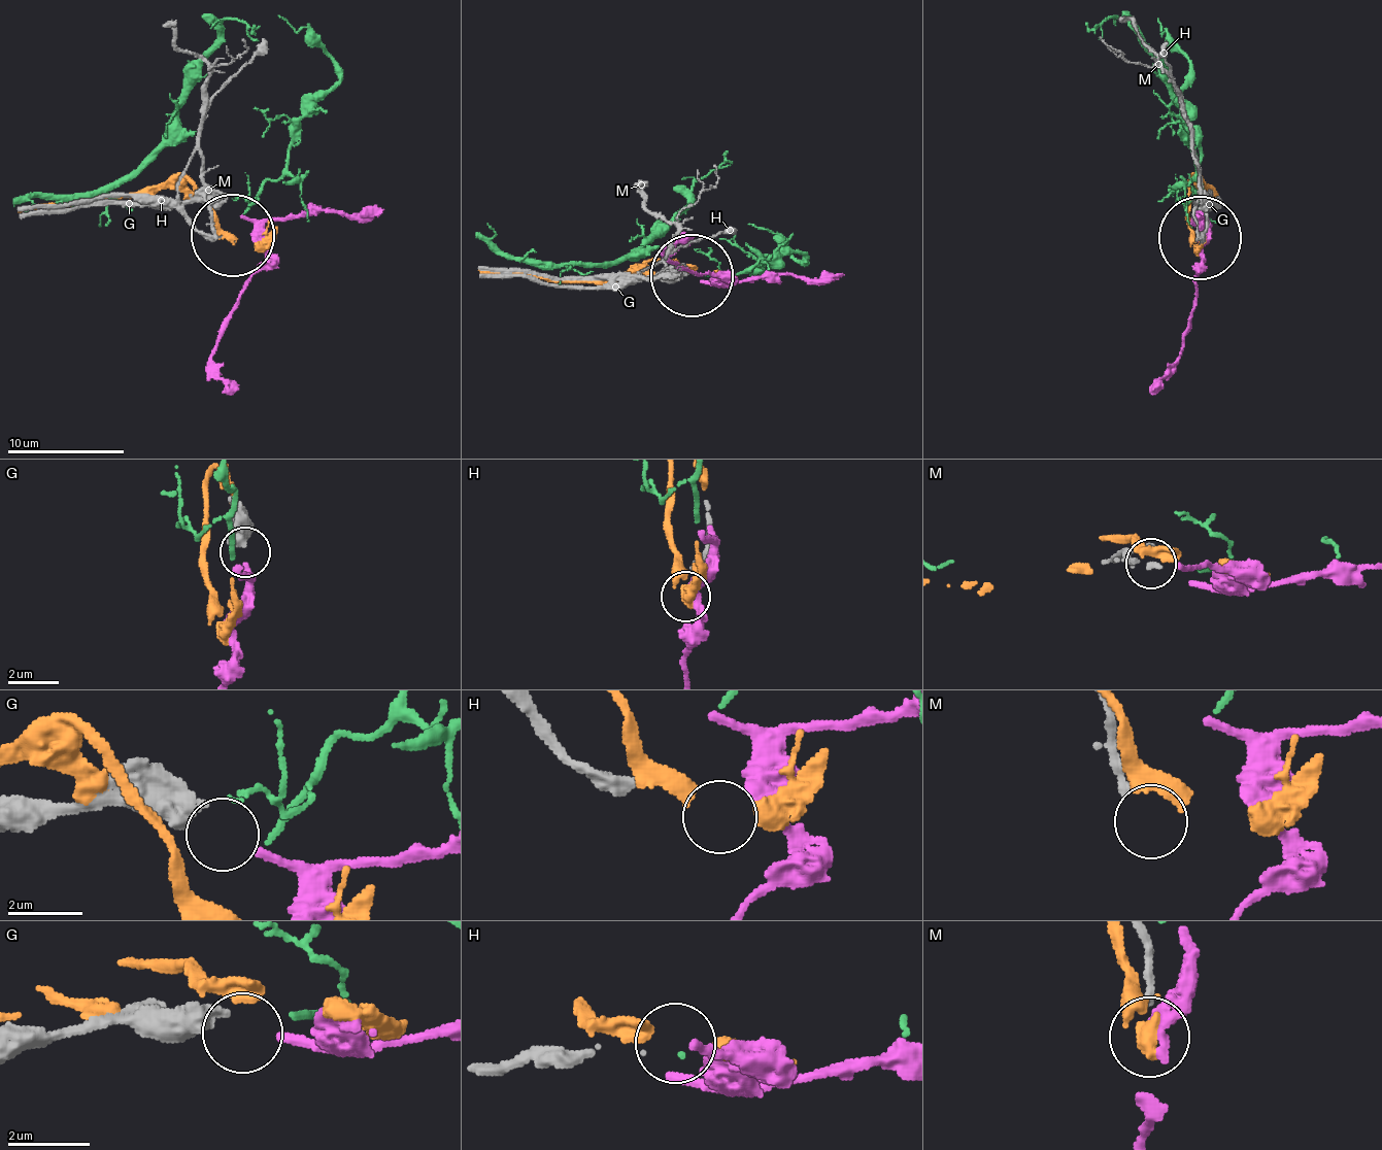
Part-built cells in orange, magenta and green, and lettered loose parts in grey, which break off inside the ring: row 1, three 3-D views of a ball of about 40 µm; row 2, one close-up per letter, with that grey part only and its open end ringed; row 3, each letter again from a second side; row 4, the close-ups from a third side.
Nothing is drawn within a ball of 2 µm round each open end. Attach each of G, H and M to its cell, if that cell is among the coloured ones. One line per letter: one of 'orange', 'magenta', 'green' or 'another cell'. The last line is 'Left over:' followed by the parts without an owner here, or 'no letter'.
G: magenta
H: another cell
M: another cell
Left over: H, M

